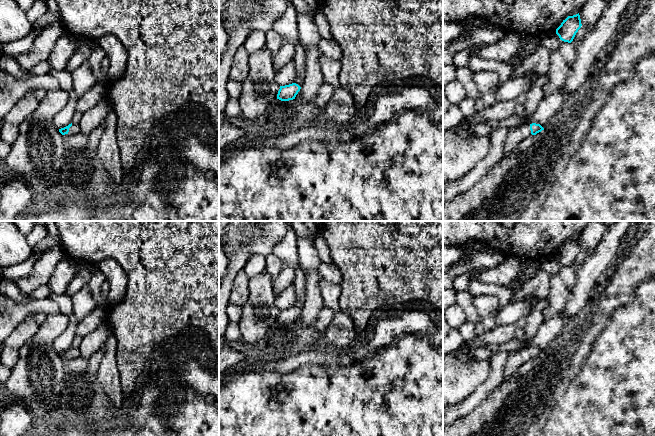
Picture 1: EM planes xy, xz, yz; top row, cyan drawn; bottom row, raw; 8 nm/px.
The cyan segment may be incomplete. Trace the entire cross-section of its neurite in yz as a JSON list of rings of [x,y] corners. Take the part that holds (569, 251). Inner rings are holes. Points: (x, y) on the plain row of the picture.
[[[579,237],[573,240],[568,240],[556,253],[556,258],[559,260],[560,264],[571,267],[581,250]]]

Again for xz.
[[[296,298],[296,301],[292,308],[280,310],[280,313],[277,318],[277,323],[281,325],[289,325],[295,323],[296,319],[301,313],[303,304],[299,302]]]

